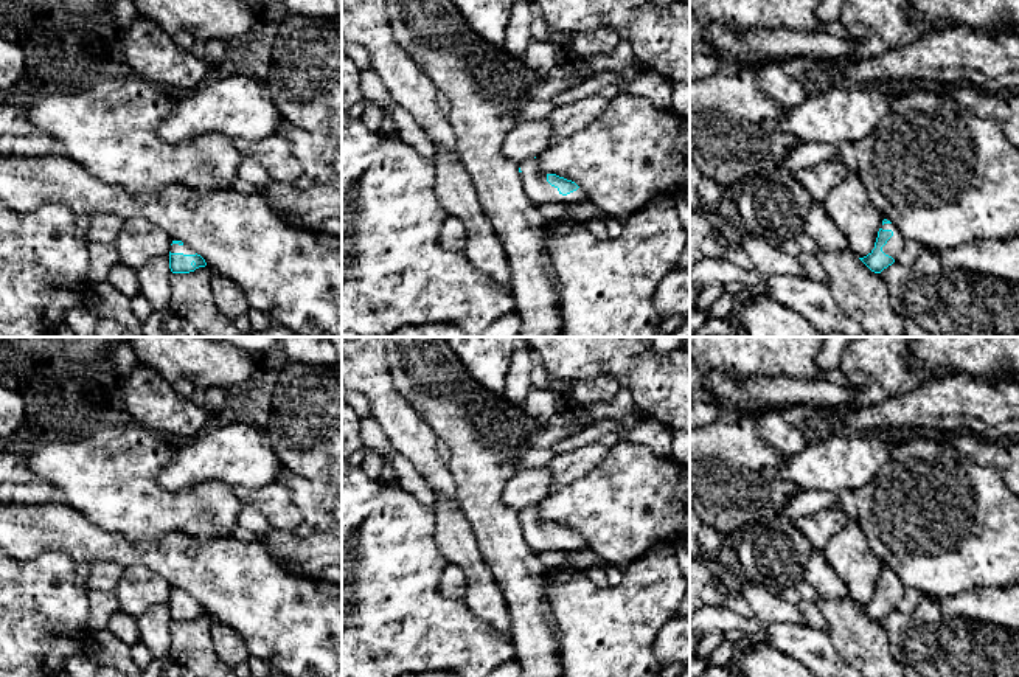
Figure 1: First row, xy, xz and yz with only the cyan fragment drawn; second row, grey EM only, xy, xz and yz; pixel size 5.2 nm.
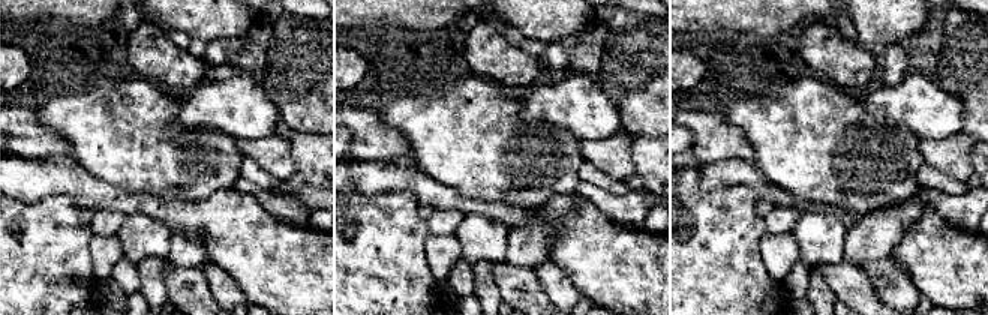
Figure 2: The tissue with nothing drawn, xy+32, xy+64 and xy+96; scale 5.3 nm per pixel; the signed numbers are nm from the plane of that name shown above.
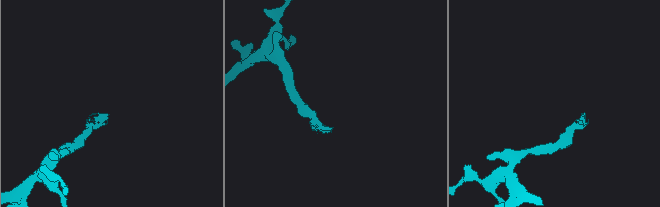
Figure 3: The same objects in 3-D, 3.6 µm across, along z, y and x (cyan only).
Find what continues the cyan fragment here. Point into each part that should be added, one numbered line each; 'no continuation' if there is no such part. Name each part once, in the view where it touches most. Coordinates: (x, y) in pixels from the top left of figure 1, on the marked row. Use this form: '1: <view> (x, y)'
1: yz (893, 247)

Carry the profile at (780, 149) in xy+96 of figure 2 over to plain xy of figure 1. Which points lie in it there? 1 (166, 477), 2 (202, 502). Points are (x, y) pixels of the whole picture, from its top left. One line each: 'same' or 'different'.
1: different
2: same

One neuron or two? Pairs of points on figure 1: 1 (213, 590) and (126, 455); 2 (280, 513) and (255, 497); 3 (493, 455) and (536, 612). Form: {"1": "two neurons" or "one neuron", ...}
{"1": "two neurons", "2": "one neuron", "3": "one neuron"}

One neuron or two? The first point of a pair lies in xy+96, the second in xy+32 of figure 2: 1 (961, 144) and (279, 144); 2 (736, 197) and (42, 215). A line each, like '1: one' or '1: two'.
1: one
2: one

